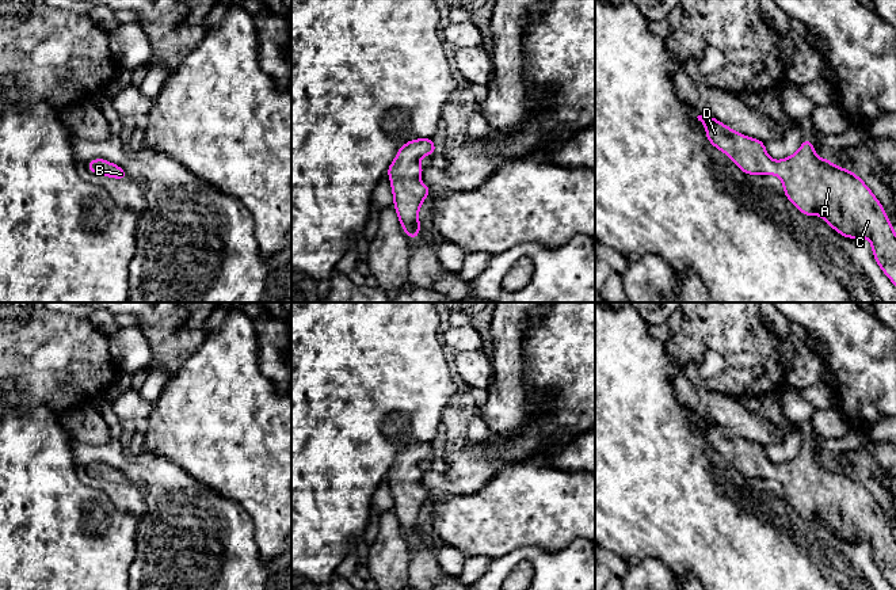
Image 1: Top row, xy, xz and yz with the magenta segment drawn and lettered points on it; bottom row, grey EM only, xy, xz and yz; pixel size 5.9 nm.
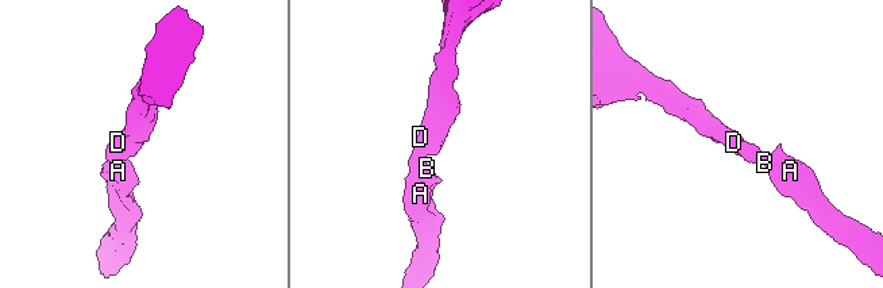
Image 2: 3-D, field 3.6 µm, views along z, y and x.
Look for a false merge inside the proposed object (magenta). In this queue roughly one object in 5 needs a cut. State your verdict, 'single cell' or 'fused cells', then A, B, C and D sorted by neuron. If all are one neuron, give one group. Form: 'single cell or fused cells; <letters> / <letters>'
single cell; A B C D

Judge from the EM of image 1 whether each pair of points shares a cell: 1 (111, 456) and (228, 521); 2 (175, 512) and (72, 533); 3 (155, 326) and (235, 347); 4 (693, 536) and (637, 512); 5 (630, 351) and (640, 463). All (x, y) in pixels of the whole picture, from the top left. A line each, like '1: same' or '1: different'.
1: same
2: different
3: different
4: same
5: same

